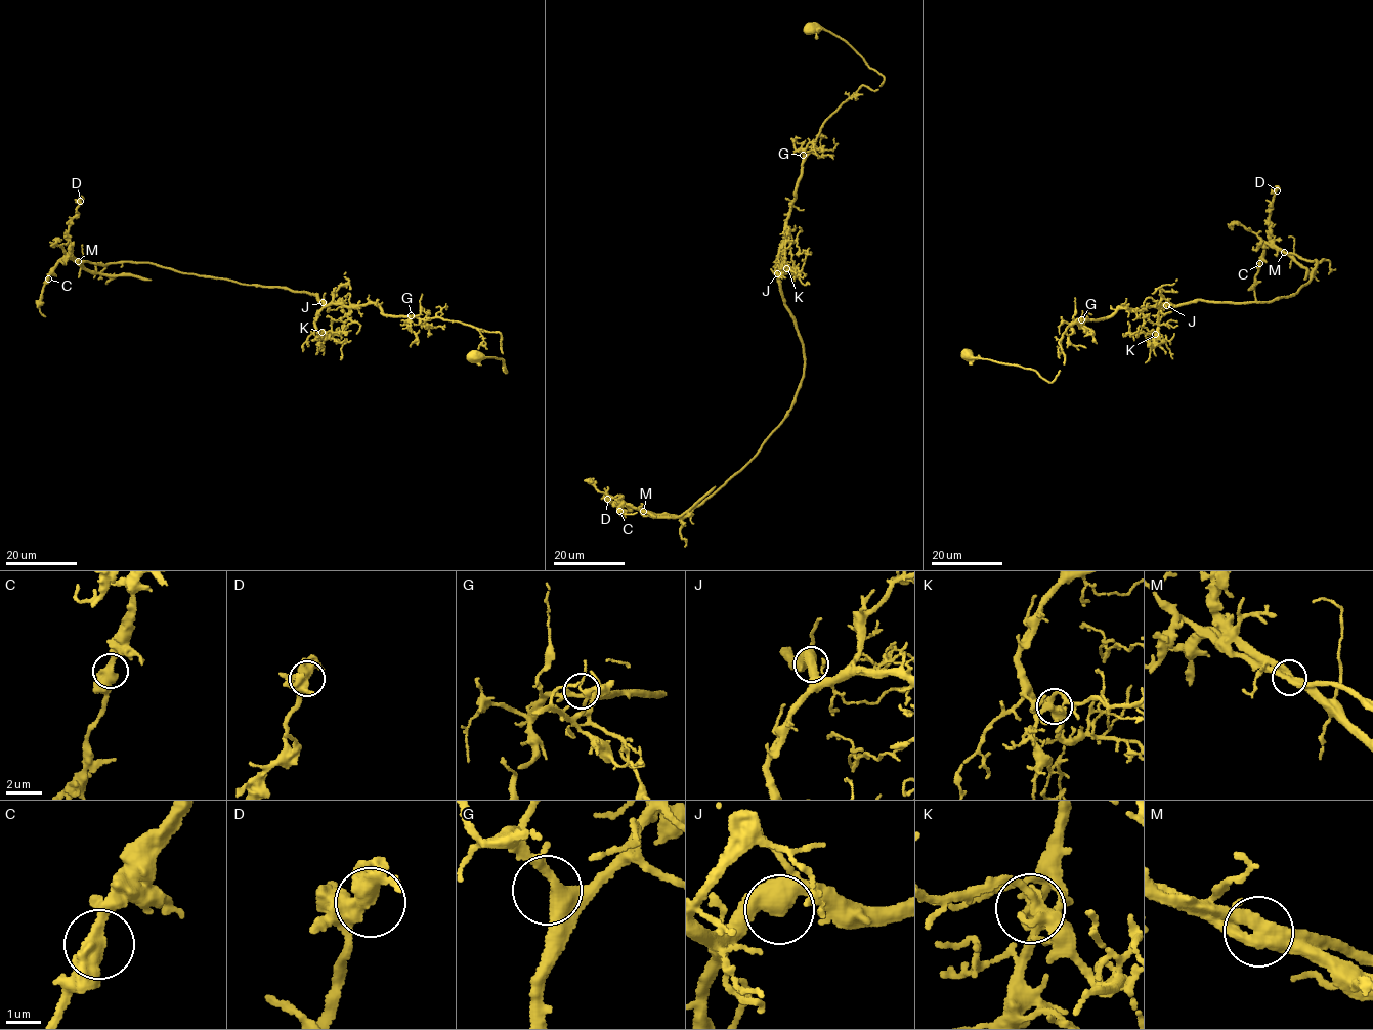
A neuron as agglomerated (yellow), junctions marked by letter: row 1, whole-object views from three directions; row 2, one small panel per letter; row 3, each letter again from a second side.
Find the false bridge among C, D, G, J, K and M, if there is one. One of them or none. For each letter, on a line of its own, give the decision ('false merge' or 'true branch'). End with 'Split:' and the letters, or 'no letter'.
C: true branch
D: true branch
G: true branch
J: true branch
K: true branch
M: false merge
Split: M

